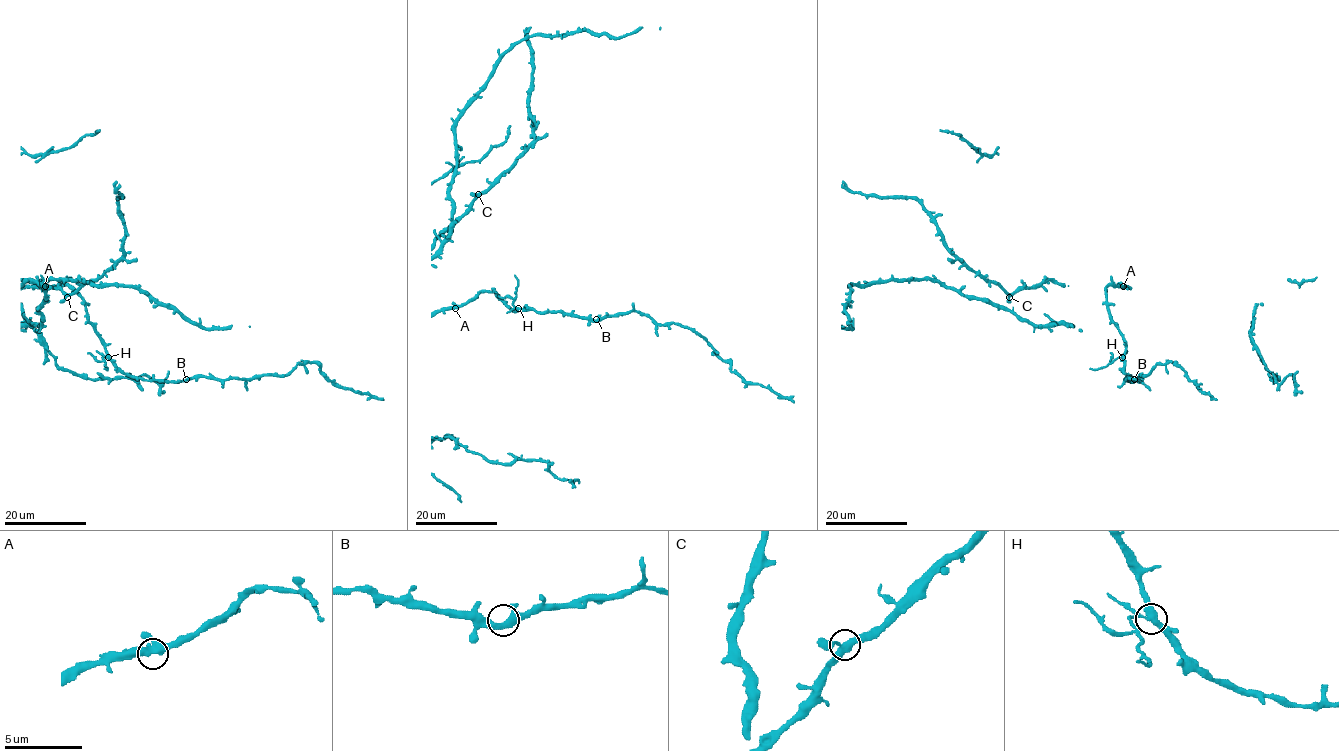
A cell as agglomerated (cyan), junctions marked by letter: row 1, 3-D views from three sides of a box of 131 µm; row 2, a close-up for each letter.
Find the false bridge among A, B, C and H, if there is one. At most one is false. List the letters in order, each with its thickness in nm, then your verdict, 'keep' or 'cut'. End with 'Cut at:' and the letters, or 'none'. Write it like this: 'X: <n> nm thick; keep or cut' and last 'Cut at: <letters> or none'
A: 440 nm thick; keep
B: 360 nm thick; keep
C: 360 nm thick; keep
H: 360 nm thick; cut
Cut at: H

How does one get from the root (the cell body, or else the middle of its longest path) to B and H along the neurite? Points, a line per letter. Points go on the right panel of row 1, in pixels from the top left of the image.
B: (1116, 284), (1119, 285), (1106, 287), (1106, 305), (1109, 318), (1126, 345), (1126, 379), (1134, 379)
H: (1116, 284), (1108, 285), (1105, 295), (1109, 318), (1126, 345), (1123, 357)

